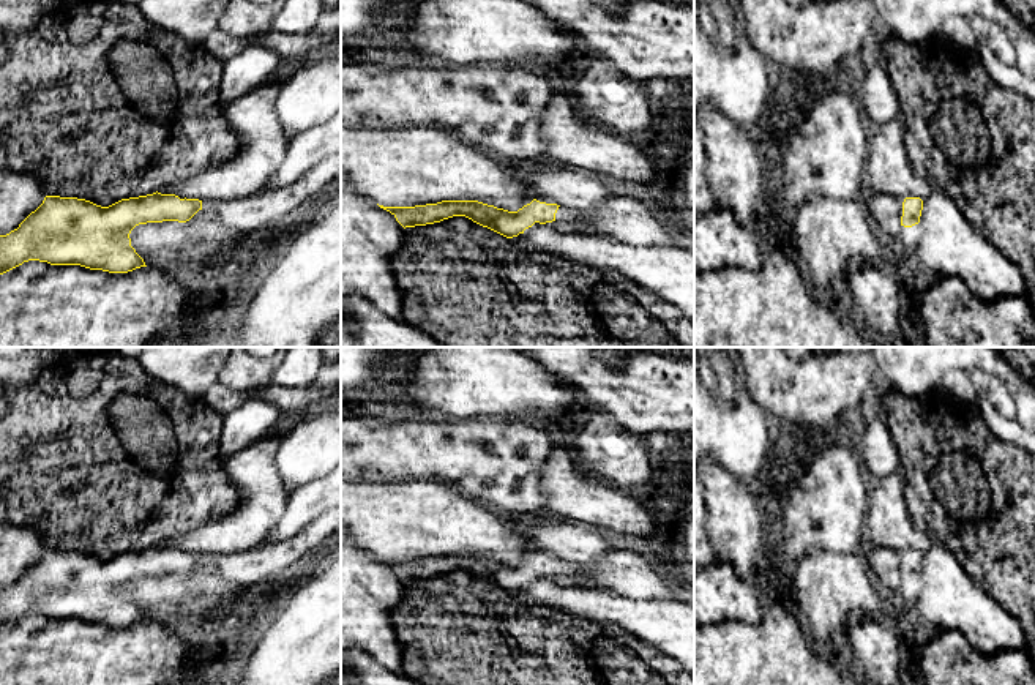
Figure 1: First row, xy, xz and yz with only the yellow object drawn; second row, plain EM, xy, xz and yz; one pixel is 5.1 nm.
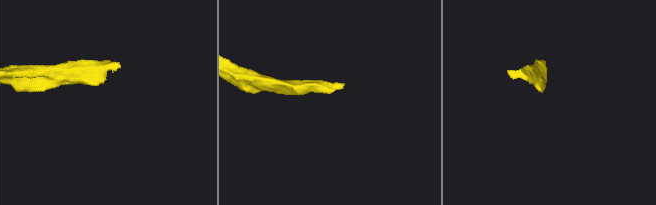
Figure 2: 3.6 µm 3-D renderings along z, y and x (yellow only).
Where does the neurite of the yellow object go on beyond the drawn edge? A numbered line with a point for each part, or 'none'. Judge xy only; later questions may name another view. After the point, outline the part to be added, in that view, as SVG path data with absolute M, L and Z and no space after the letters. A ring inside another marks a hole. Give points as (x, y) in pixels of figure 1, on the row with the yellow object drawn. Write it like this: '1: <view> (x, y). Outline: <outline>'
1: xy (248, 213). Outline: M341 153L319 161L286 186L240 200L202 202L202 207L230 227L256 232L257 227L284 216L305 200L322 196L325 186L338 177L341 177Z

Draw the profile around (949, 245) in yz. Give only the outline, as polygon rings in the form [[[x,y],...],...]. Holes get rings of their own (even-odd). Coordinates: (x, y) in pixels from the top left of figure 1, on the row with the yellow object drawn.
[[[932,188],[923,200],[920,227],[923,275],[958,276],[985,303],[1026,295],[1021,268],[967,221],[948,193]]]

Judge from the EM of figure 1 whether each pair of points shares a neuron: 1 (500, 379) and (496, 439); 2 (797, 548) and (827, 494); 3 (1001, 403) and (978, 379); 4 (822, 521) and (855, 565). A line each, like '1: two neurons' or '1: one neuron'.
1: two neurons
2: one neuron
3: one neuron
4: two neurons

